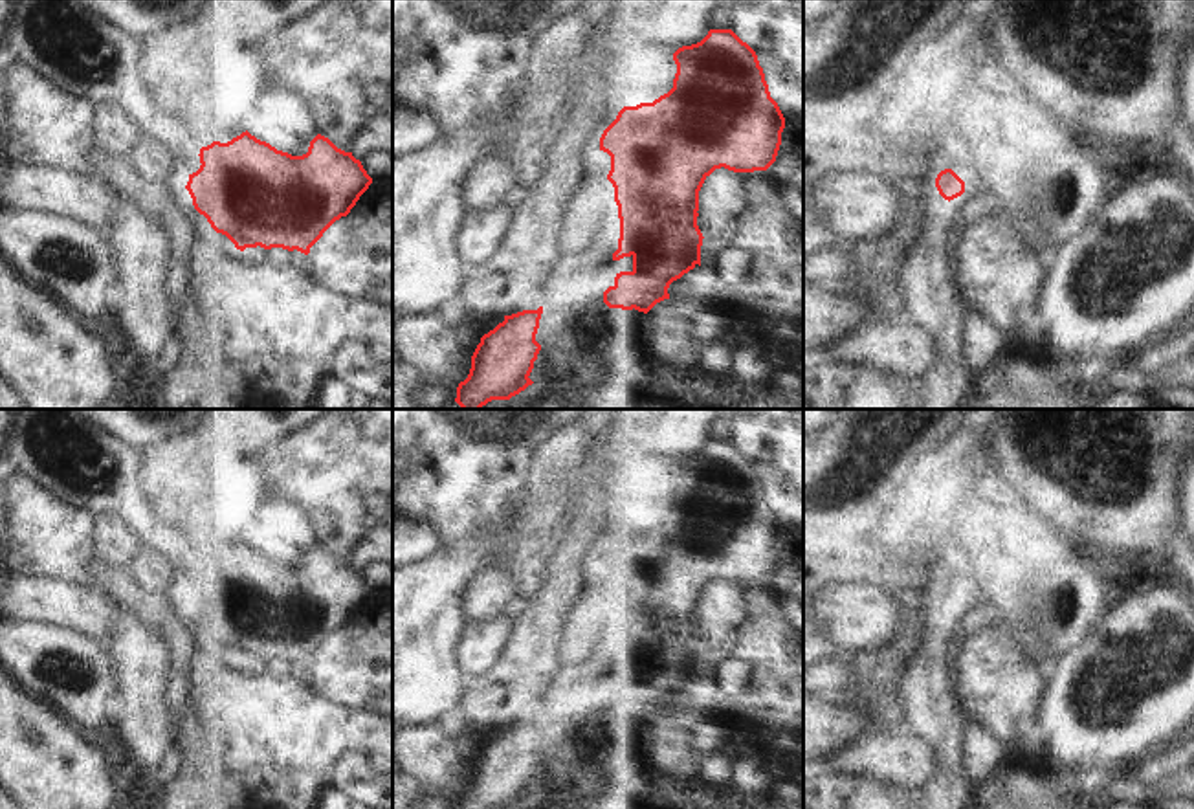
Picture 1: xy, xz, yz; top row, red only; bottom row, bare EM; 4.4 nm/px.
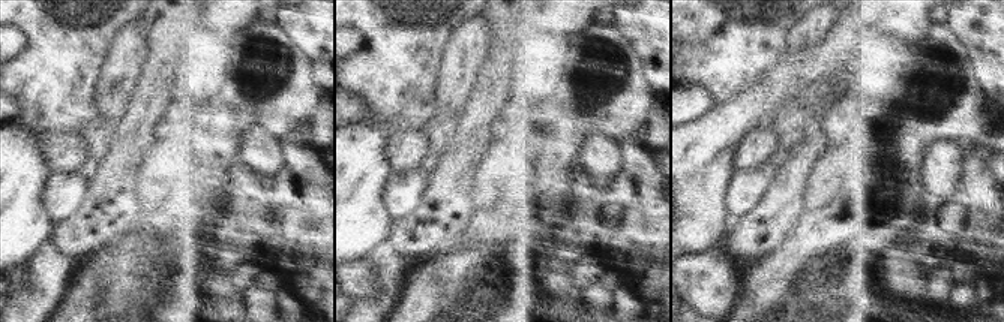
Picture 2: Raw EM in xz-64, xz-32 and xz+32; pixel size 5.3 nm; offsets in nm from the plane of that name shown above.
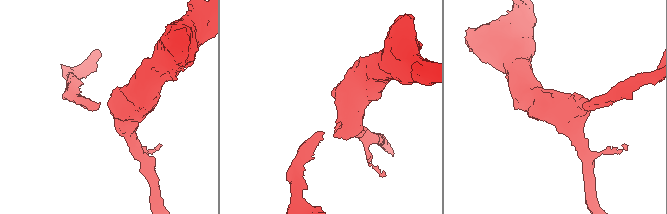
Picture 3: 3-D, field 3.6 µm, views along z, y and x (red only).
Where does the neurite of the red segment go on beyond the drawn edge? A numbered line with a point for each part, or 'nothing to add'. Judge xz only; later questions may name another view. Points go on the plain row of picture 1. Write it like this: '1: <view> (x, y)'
1: xz (602, 571).

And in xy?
1: xy (61, 450).

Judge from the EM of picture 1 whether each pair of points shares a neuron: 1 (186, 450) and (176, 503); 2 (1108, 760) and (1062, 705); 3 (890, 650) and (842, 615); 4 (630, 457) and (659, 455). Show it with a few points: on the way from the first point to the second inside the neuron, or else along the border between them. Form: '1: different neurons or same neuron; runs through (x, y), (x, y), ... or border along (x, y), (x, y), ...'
1: same neuron; runs through (178, 463), (176, 490)
2: same neuron; runs through (1101, 747), (1075, 718)
3: same neuron; runs through (879, 639), (853, 617)
4: same neuron; runs through (637, 455), (652, 455)

